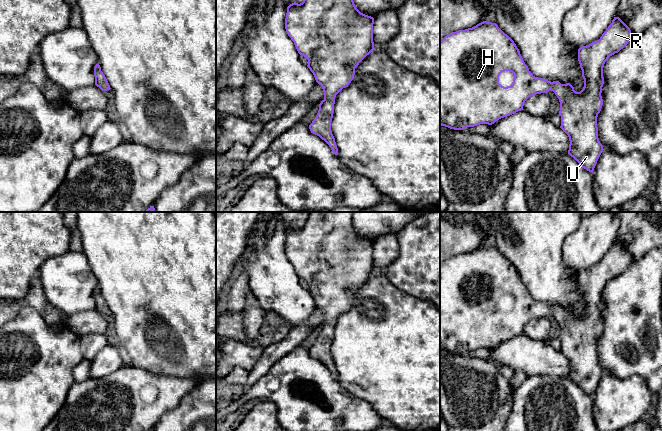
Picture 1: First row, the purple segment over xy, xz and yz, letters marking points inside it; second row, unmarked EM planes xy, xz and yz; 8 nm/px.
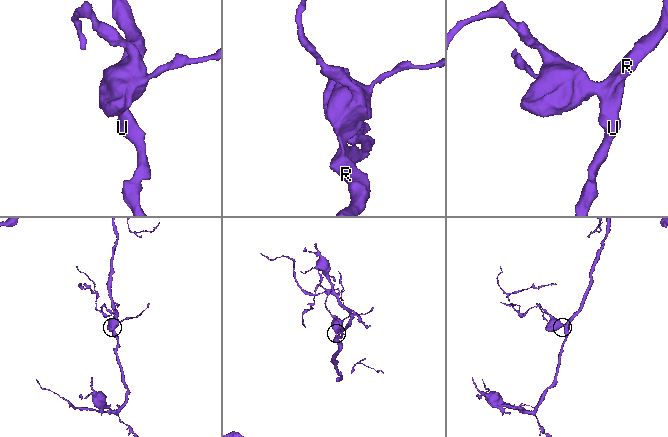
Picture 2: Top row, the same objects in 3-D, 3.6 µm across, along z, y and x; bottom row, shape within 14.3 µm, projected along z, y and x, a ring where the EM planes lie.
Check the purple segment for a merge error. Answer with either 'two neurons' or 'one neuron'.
one neuron

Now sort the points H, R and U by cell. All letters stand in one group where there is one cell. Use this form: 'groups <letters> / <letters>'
groups H R U

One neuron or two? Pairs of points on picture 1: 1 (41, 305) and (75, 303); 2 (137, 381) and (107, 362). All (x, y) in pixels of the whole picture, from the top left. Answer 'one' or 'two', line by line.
1: two
2: two

